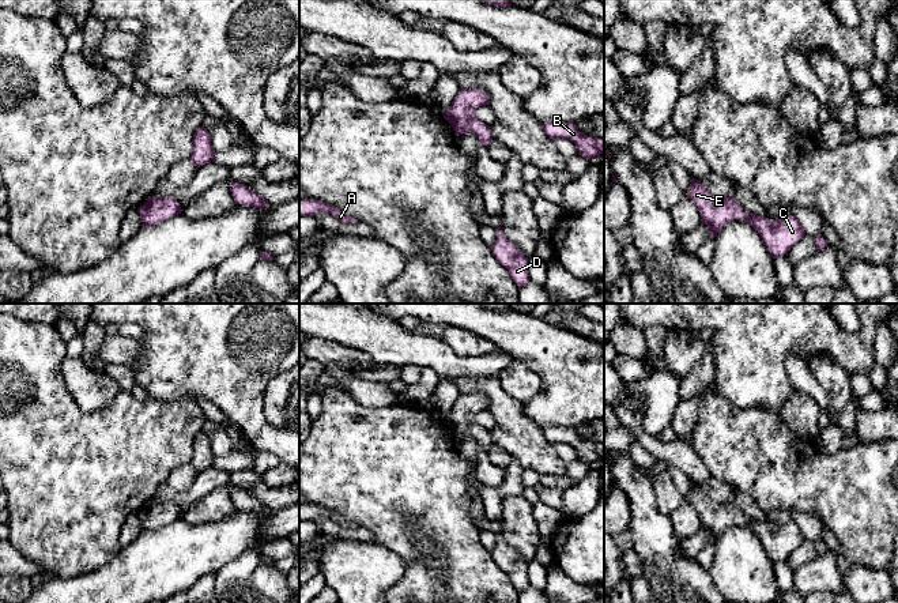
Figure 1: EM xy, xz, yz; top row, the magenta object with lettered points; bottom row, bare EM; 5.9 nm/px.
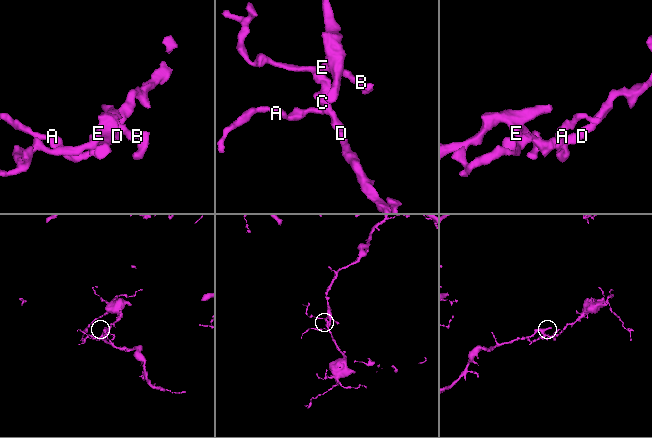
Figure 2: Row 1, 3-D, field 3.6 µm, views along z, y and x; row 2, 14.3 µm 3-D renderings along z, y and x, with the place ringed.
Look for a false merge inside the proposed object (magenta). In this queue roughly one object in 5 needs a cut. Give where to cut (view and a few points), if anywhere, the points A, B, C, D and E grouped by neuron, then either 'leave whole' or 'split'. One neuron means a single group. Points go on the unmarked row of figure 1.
cut none; groups A B C D E; leave whole

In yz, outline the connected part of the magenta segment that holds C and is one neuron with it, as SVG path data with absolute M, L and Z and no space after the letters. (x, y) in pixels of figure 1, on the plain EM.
M694 482L687 502L698 512L702 528L710 532L710 543L714 543L725 528L746 524L758 536L773 564L788 559L791 553L805 540L795 520L770 525L765 520L744 517L732 501L717 504L701 485Z

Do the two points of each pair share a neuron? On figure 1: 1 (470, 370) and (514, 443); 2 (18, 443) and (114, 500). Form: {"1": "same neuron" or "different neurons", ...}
{"1": "different neurons", "2": "same neuron"}

